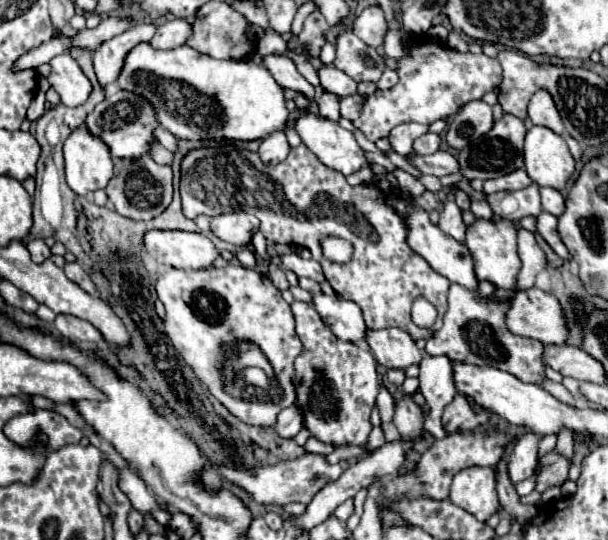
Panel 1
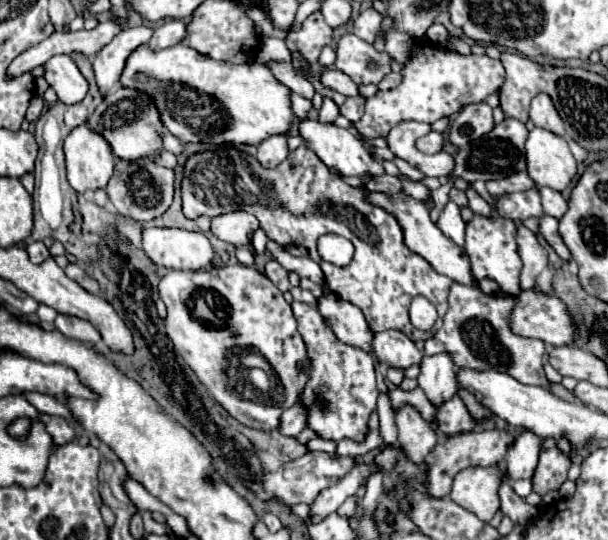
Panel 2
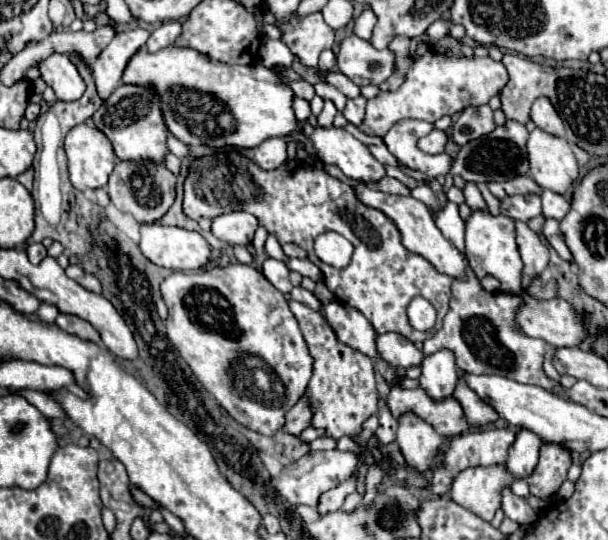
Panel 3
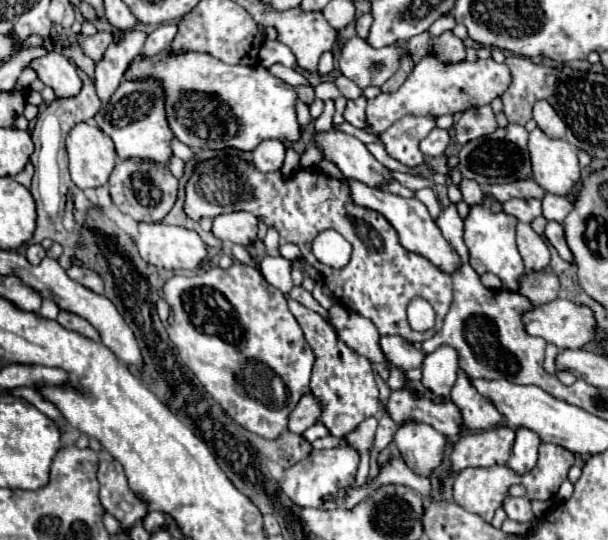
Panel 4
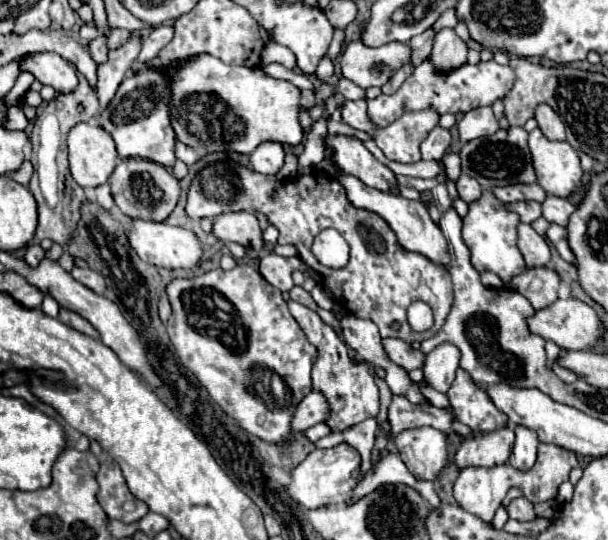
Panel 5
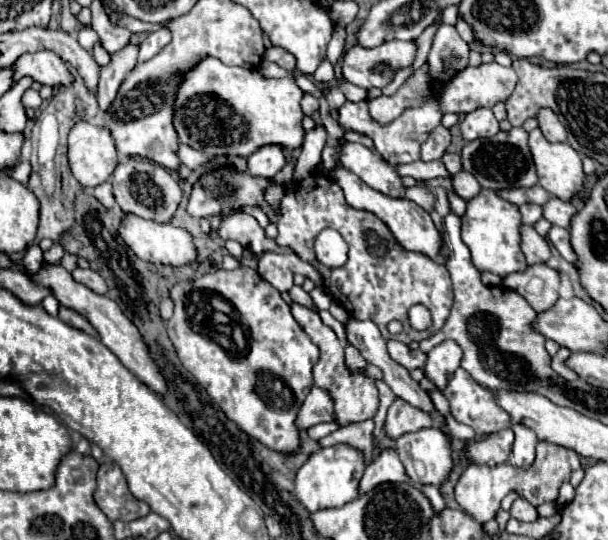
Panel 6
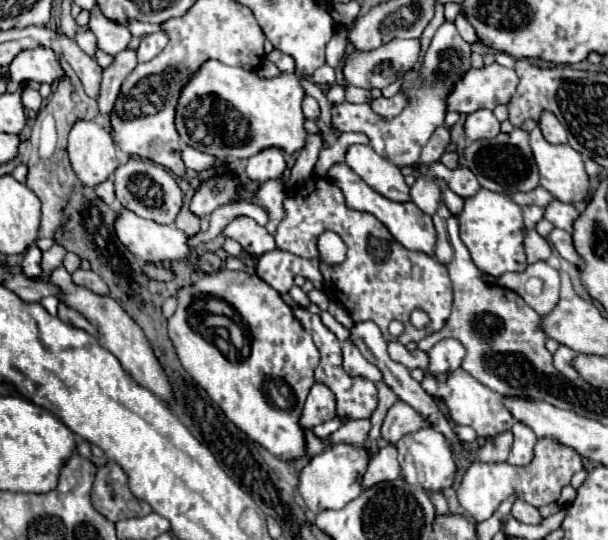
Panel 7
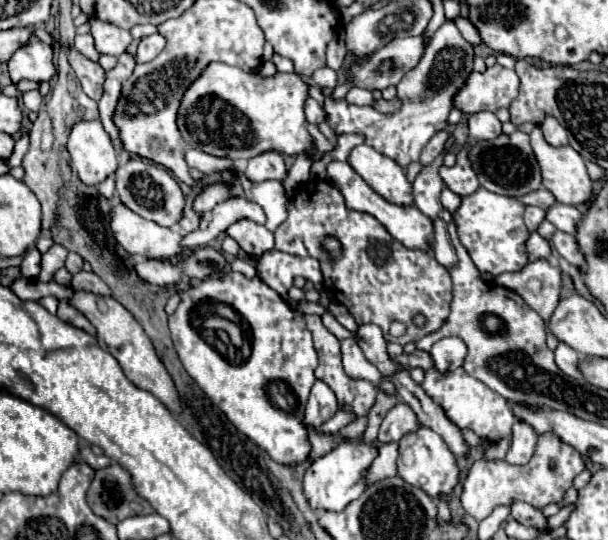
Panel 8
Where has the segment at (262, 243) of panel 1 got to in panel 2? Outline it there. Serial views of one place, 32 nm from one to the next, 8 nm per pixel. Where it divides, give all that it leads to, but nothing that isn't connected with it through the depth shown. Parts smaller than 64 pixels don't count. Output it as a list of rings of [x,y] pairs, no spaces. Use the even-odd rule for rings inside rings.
[[[259,228],[252,236],[251,243],[255,249],[255,252],[258,254],[266,252],[267,242],[268,242],[268,237],[261,228]]]

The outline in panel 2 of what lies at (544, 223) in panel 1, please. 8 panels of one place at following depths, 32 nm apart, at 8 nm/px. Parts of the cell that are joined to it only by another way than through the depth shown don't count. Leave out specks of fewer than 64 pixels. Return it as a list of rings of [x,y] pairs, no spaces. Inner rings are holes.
[[[542,216],[542,222],[540,222],[540,234],[546,238],[546,242],[556,250],[556,254],[562,258],[562,260],[570,260],[570,250],[566,248],[562,236],[558,234],[558,220],[552,218],[552,216]]]

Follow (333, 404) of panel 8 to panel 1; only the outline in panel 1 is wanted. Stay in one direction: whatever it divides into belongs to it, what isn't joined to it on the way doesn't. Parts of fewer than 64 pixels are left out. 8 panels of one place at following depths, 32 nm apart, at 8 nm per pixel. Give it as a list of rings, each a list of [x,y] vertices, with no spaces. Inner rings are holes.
[[[290,406],[290,408],[282,410],[278,414],[278,422],[274,426],[274,430],[282,438],[294,438],[302,428],[304,428],[304,424],[302,424],[302,412],[298,412],[298,406]]]

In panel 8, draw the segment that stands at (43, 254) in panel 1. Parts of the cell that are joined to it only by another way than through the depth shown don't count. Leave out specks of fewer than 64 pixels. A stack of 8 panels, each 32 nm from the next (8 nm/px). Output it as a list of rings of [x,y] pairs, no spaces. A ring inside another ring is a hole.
[[[32,246],[26,252],[26,256],[20,264],[20,272],[26,280],[36,280],[38,278],[38,274],[40,274],[40,252],[36,250],[36,246]]]

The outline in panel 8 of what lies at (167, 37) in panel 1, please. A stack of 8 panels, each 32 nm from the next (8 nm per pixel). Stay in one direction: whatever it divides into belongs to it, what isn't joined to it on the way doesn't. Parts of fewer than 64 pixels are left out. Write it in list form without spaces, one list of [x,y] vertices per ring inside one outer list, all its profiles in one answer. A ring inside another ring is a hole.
[[[158,32],[152,34],[152,36],[142,38],[140,44],[138,44],[138,50],[136,50],[136,62],[142,64],[142,62],[154,60],[154,56],[158,56],[162,52],[164,44],[166,44],[166,40]]]

